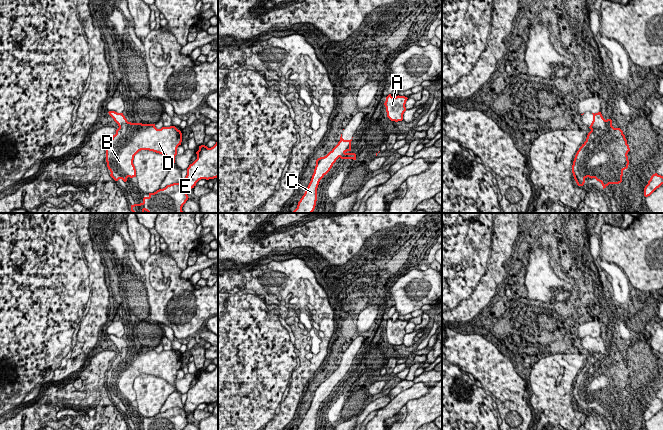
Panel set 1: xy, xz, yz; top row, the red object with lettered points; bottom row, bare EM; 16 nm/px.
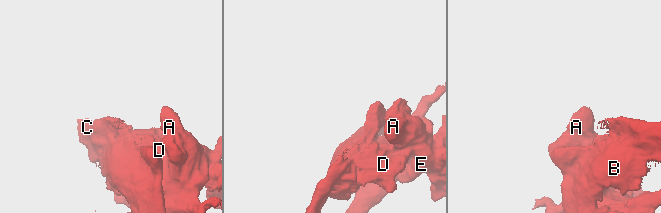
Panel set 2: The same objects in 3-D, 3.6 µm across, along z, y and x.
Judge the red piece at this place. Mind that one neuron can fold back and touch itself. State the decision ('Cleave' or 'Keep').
Cleave

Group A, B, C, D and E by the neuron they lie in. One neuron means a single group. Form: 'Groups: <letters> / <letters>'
Groups: A B D E / C

